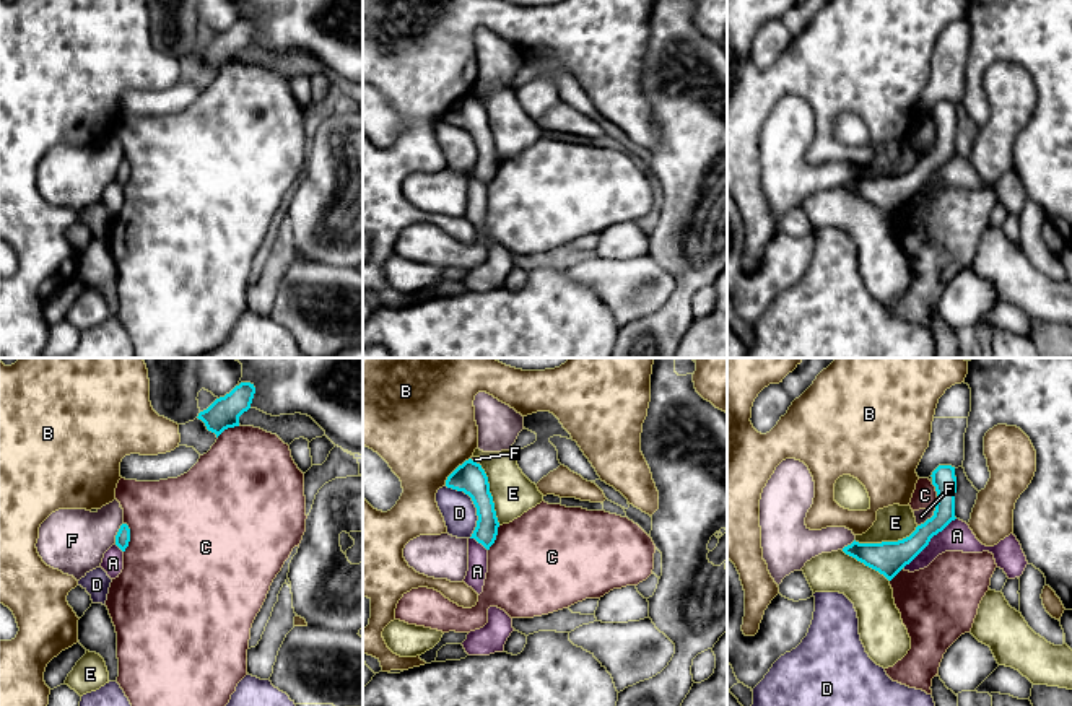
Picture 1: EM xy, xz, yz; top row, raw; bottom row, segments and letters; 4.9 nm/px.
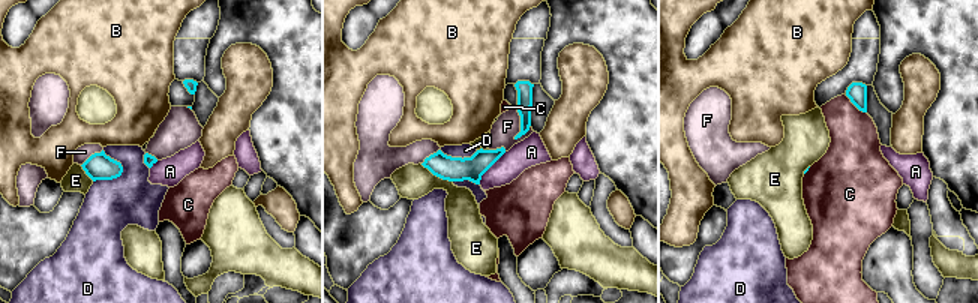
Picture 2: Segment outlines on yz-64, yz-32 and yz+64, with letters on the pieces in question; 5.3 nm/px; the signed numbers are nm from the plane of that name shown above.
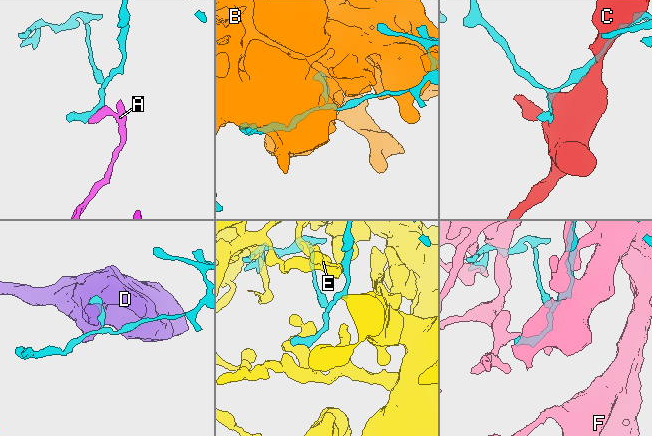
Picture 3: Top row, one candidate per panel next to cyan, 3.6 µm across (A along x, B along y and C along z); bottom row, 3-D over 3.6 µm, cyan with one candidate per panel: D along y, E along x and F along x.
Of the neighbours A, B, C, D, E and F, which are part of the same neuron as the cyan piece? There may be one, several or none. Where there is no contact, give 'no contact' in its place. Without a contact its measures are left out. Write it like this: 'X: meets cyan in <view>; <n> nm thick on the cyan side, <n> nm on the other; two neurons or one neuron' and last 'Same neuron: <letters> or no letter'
A: meets cyan in yz; 170 nm thick on the cyan side, 150 nm on the other; two neurons
B: meets cyan in xz; 150 nm thick on the cyan side, 480 nm on the other; two neurons
C: meets cyan in xy; 70 nm thick on the cyan side, 500 nm on the other; two neurons
D: meets cyan in xz; 150 nm thick on the cyan side, 170 nm on the other; two neurons
E: meets cyan in yz; 170 nm thick on the cyan side, 180 nm on the other; two neurons
F: meets cyan in yz; 140 nm thick on the cyan side, 70 nm on the other; two neurons
Same neuron: no letter

